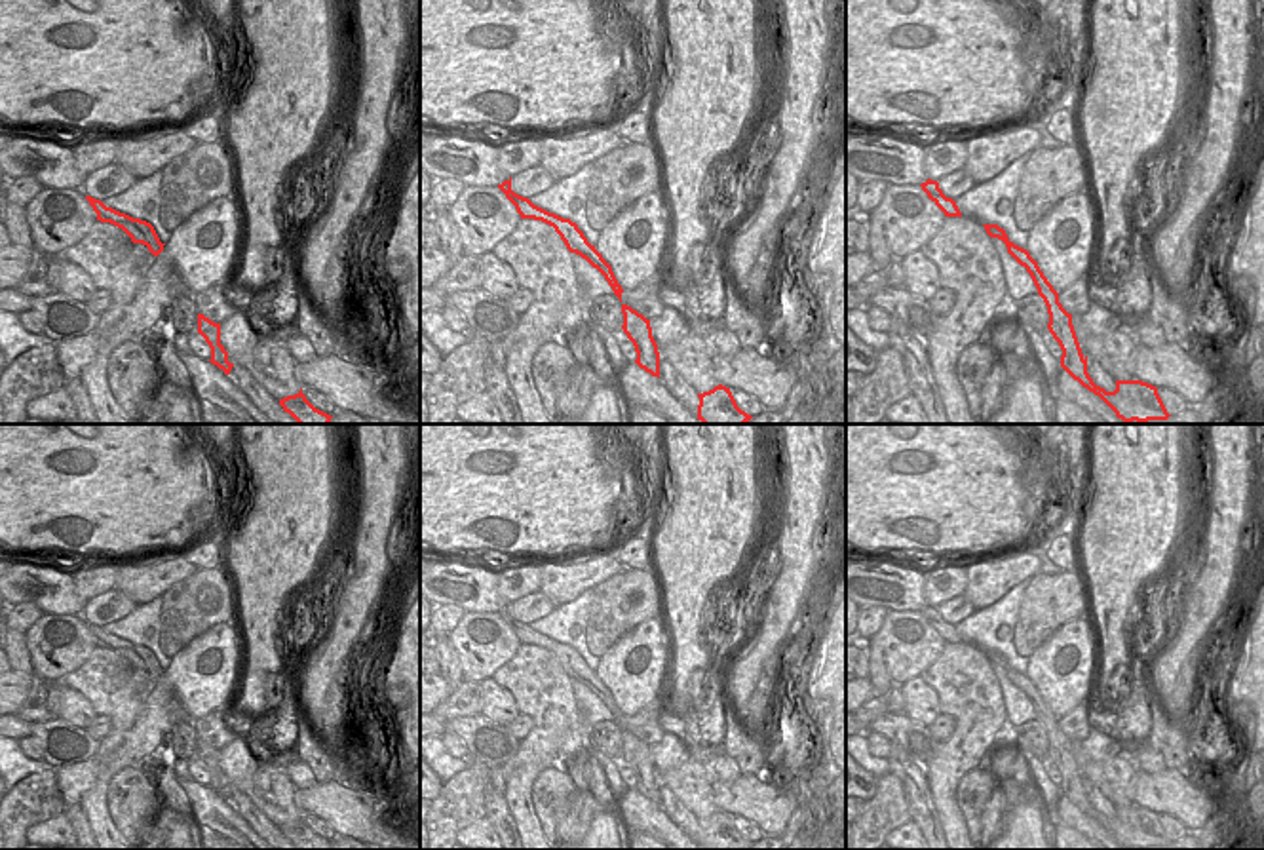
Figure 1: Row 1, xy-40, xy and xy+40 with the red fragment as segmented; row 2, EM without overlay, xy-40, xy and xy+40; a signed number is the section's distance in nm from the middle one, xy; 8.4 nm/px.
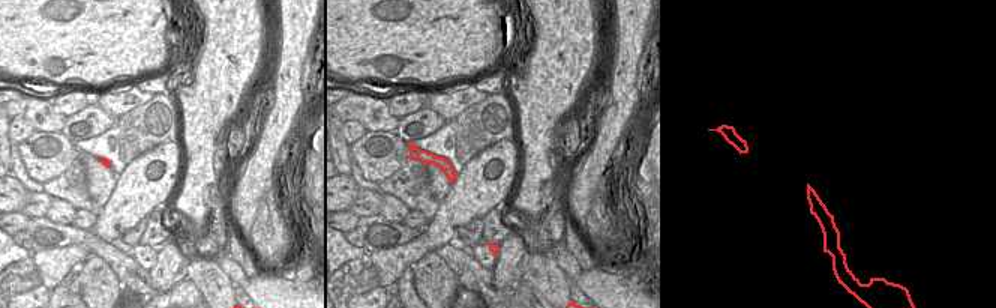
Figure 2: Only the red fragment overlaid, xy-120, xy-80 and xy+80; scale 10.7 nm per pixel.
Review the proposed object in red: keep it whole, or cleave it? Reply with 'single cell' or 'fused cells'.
single cell

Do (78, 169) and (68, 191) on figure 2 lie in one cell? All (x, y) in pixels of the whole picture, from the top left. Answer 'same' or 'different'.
same

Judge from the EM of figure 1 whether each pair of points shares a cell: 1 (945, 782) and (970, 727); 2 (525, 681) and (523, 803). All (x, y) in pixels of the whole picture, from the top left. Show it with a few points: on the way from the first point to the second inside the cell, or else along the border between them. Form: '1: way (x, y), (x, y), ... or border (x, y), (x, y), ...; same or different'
1: way (947, 769), (970, 740); same
2: way (542, 712), (542, 744), (523, 772); same

